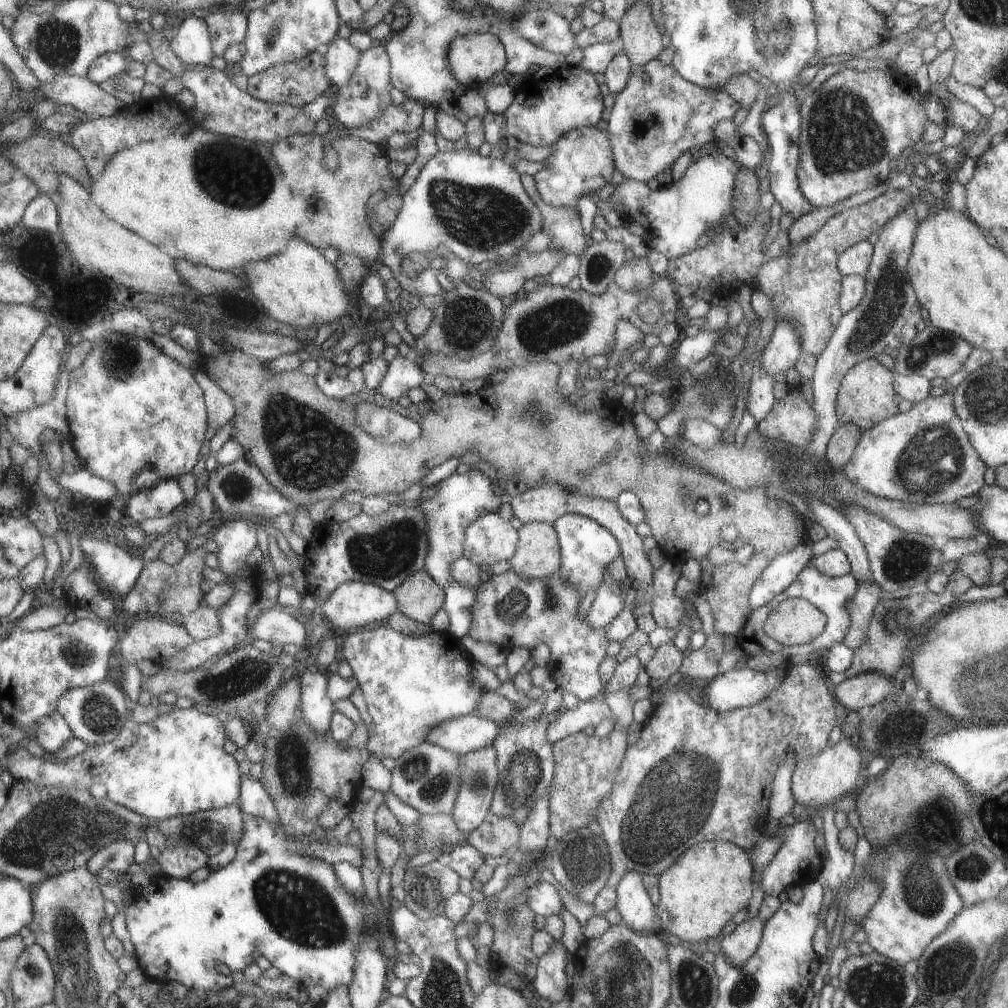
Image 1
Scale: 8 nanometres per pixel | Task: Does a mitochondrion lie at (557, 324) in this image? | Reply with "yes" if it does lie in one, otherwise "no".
yes

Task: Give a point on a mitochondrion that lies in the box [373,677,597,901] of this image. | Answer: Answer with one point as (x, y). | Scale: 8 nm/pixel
(525, 776)

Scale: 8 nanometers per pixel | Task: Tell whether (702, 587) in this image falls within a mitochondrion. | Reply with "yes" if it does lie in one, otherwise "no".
no

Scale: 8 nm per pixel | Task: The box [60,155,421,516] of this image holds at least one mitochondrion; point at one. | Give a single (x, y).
(310, 451)

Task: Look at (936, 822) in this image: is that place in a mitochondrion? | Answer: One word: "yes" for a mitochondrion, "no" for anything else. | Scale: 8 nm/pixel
yes

